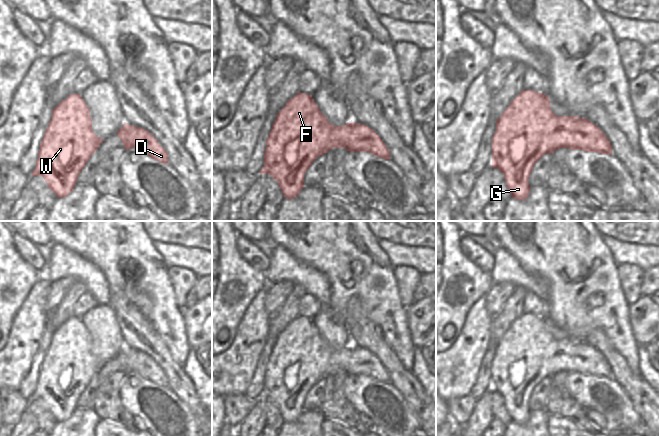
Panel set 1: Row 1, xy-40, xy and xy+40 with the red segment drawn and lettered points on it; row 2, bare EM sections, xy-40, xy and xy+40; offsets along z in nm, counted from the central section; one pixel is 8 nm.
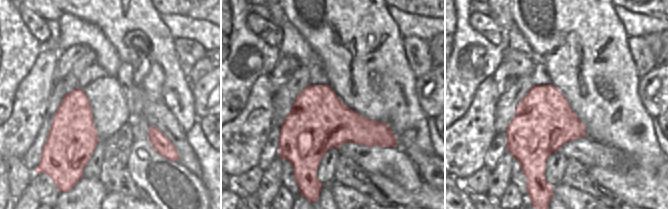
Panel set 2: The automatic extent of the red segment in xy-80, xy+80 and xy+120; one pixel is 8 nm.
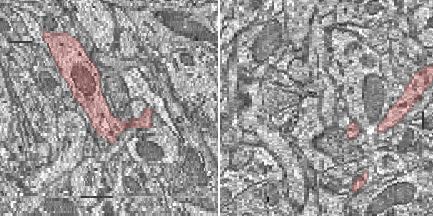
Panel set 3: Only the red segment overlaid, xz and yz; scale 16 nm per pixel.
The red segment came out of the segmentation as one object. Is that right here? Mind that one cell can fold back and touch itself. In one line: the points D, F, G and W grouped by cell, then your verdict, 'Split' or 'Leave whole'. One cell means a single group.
Groups: D F G W. Leave whole.

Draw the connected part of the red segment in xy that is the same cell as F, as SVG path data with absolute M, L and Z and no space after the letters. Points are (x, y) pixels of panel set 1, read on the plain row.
M298 315L276 337L266 364L264 388L260 397L269 397L280 410L283 420L291 423L304 411L304 398L312 386L333 371L367 375L377 381L390 383L390 376L376 355L352 344L343 349L333 349L320 336L312 319Z

